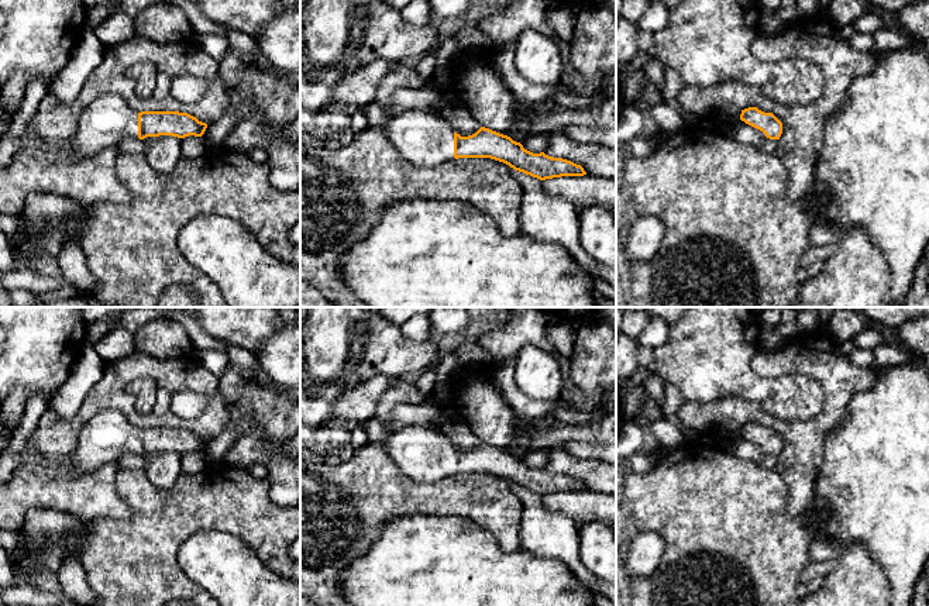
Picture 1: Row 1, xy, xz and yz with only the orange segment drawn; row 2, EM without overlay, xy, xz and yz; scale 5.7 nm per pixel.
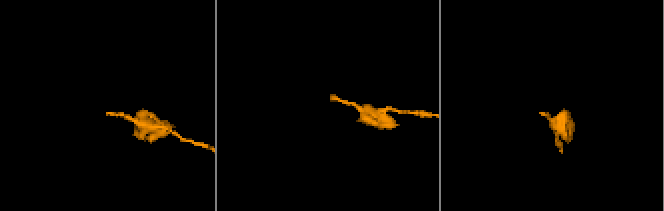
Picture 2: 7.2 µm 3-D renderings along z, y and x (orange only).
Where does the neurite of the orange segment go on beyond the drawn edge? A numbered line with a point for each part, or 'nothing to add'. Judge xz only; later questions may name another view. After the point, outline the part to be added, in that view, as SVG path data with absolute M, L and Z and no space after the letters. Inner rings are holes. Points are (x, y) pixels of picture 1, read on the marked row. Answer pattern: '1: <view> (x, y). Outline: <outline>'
1: xz (426, 140). Outline: M407 110L383 127L396 151L419 168L454 159L454 130L440 113Z

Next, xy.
1: xy (106, 121). Outline: M109 93L86 107L76 134L61 155L76 161L117 147L125 138L138 138L138 111L121 94Z

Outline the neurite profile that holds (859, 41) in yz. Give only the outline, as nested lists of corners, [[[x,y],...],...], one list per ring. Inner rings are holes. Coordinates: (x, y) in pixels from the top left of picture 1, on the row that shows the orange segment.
[[[854,32],[849,42],[857,51],[875,51],[874,37],[871,34]]]

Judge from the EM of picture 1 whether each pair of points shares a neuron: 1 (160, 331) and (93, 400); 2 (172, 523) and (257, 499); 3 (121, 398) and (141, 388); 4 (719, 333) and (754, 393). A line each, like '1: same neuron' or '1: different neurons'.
1: different neurons
2: same neuron
3: different neurons
4: same neuron

